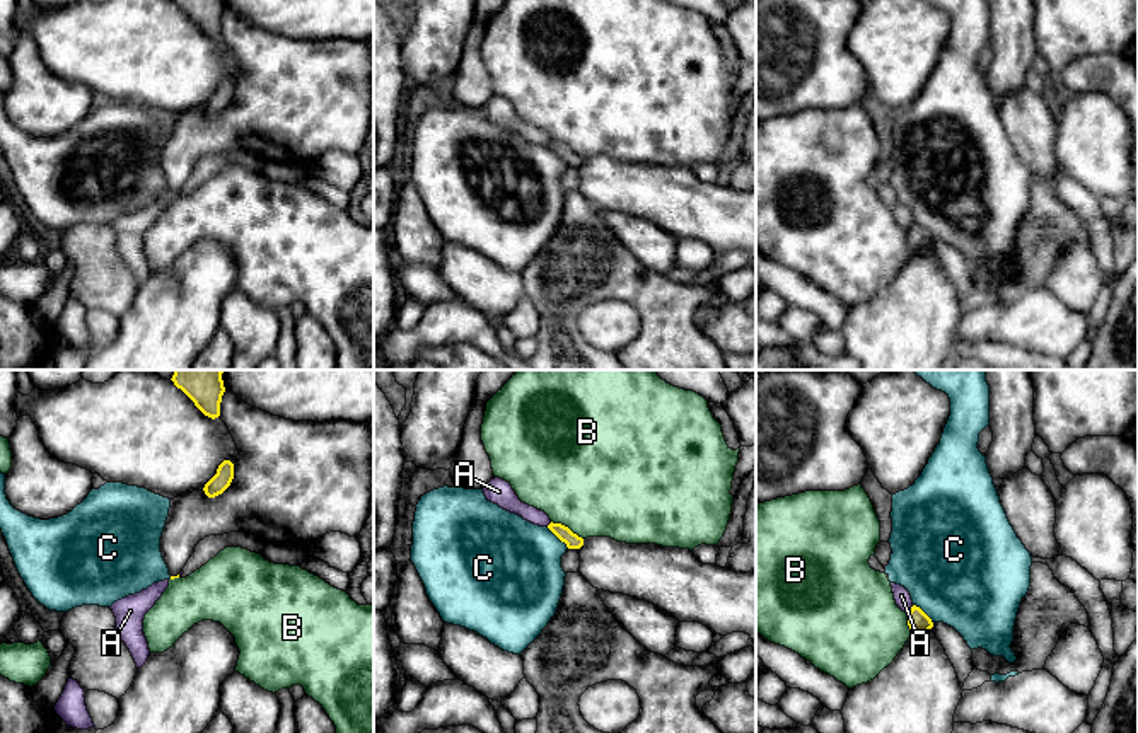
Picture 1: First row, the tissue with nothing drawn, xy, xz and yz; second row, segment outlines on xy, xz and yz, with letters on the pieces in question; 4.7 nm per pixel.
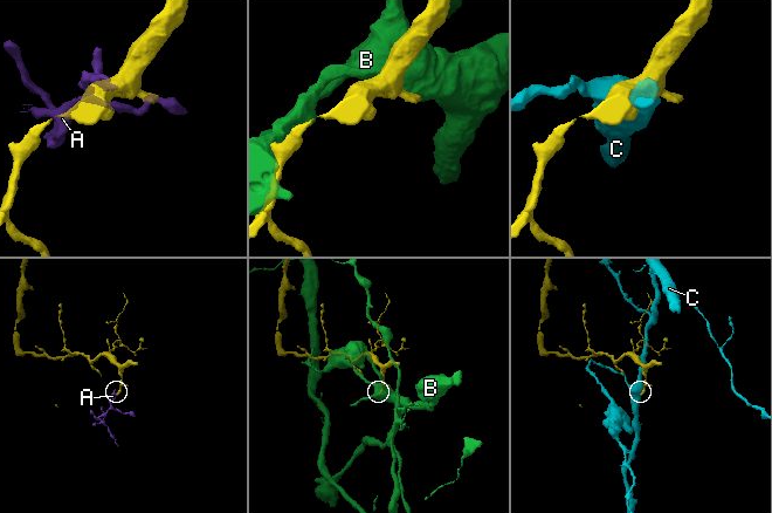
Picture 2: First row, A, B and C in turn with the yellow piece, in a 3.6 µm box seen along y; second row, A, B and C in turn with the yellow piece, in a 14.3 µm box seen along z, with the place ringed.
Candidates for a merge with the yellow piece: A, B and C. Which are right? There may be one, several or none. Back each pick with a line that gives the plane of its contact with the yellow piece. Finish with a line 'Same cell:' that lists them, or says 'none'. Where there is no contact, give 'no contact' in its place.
Same cell: none

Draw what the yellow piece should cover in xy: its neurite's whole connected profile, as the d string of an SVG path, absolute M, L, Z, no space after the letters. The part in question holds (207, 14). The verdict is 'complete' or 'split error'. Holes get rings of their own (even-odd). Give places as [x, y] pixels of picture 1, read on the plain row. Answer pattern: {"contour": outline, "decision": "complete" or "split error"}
{"contour": "M174 0L195 24L208 36L220 34L220 20L225 10L224 0Z", "decision": "complete"}

